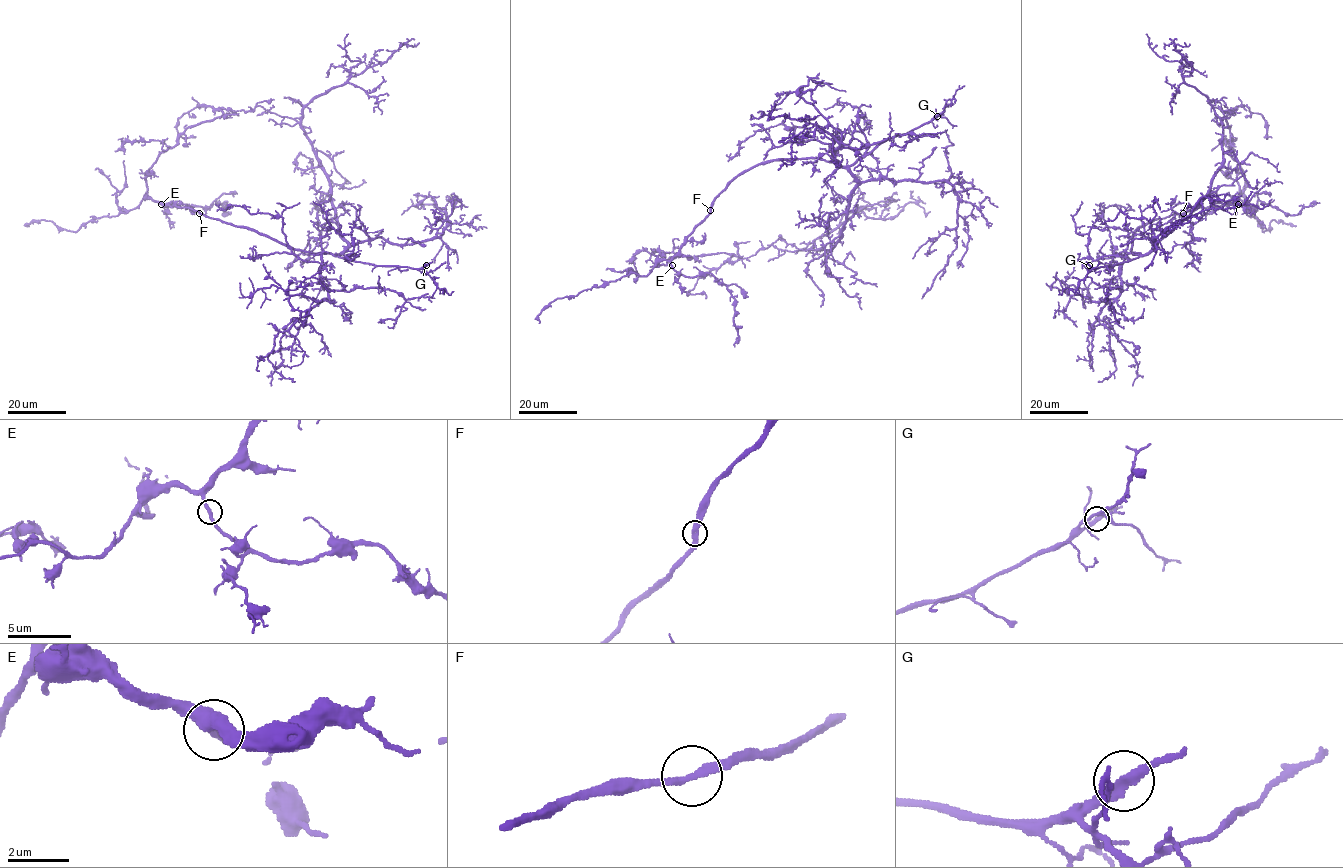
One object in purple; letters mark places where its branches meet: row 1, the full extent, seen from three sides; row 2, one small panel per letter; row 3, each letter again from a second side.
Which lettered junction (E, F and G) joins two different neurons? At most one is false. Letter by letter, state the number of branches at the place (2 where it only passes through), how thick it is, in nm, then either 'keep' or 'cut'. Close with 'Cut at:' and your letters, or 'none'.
E: branches 2; calibre 240 nm; keep
F: branches 2; calibre 280 nm; keep
G: branches 2; calibre 280 nm; keep
Cut at: none

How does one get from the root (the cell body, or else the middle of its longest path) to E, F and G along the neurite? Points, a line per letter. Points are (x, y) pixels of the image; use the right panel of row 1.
E: (1132, 239), (1139, 226), (1157, 218), (1197, 207), (1238, 204)
F: (1132, 239), (1139, 226), (1183, 212)
G: (1132, 239), (1131, 251), (1139, 253), (1137, 257), (1098, 268), (1089, 264)

